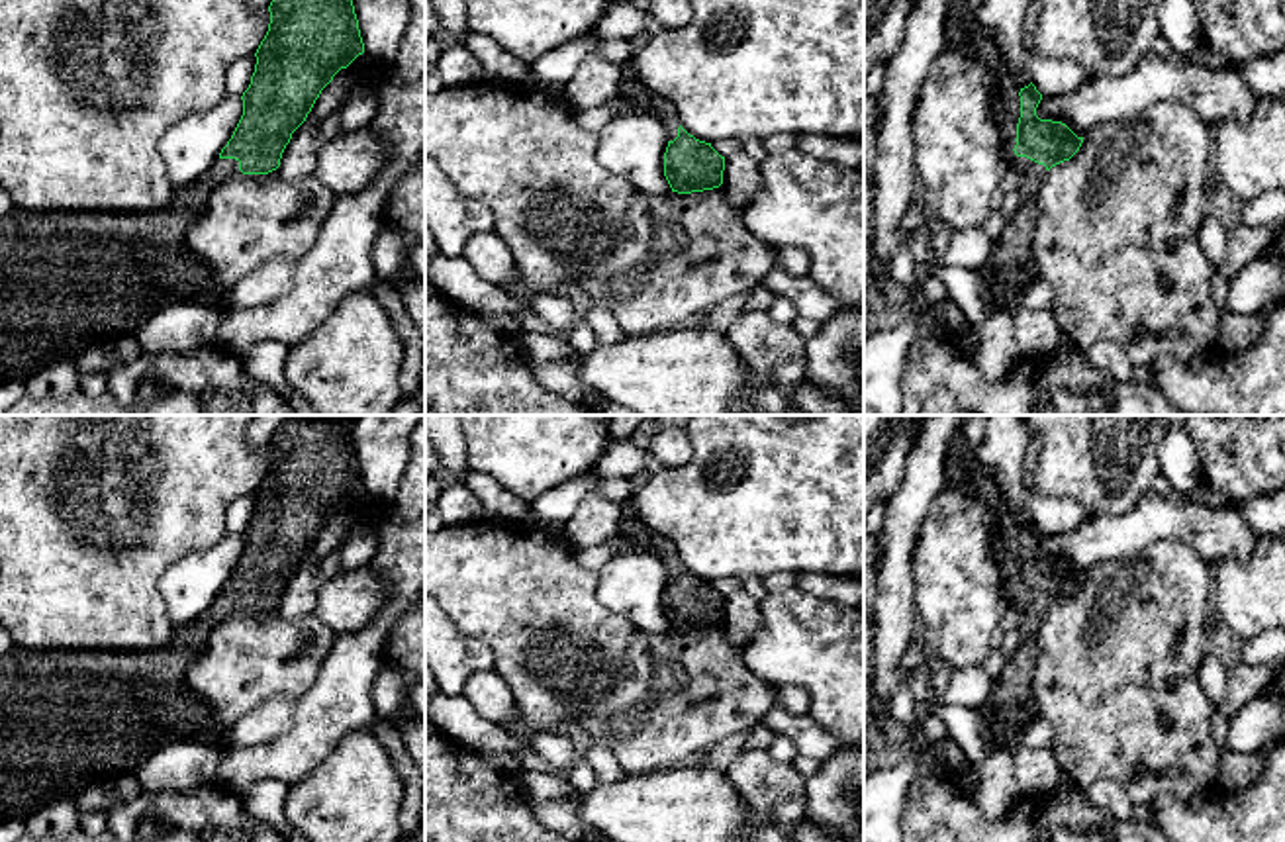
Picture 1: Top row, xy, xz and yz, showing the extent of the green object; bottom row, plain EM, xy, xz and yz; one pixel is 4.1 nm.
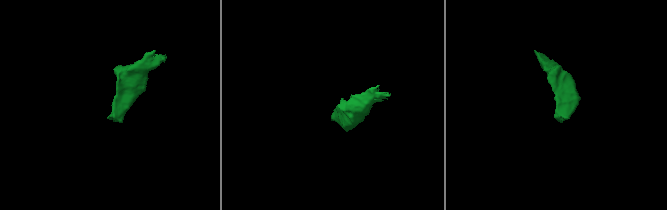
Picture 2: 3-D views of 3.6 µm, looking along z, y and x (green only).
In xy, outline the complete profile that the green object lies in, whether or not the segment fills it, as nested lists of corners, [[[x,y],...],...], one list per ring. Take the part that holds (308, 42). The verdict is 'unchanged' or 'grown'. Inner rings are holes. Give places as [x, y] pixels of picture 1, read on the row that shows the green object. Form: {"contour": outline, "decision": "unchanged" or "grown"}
{"contour": [[[272,0],[270,23],[255,57],[255,72],[243,92],[243,116],[215,163],[192,184],[180,186],[161,210],[129,211],[24,211],[0,217],[0,382],[25,382],[39,370],[72,362],[80,351],[106,341],[133,337],[161,309],[196,302],[215,305],[217,282],[210,264],[186,243],[186,231],[200,219],[210,194],[233,174],[268,174],[280,166],[292,133],[306,121],[333,76],[364,53],[353,0]]], "decision": "grown"}

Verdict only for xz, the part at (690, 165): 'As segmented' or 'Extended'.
Extended

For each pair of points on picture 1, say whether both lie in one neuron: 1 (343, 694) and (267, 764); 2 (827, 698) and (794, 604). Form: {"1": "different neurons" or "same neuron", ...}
{"1": "same neuron", "2": "same neuron"}

